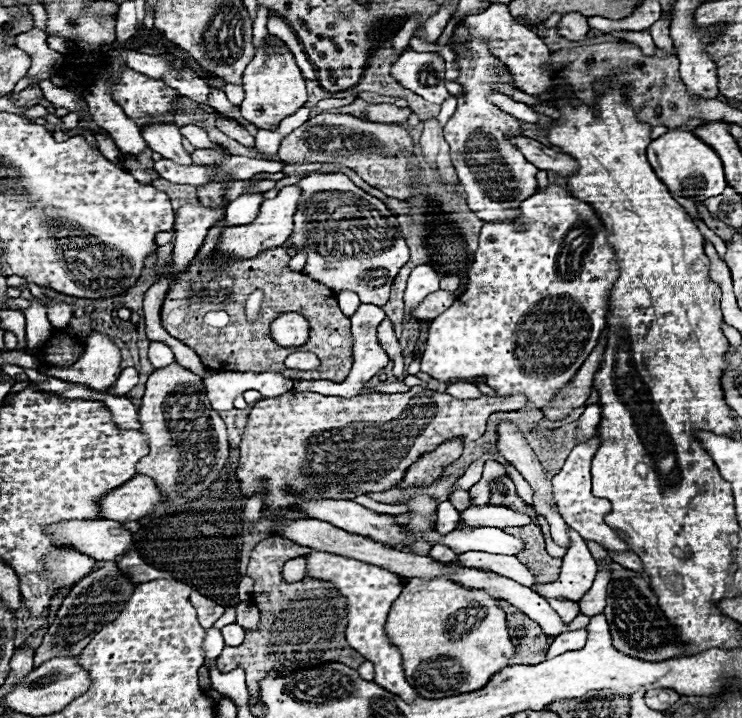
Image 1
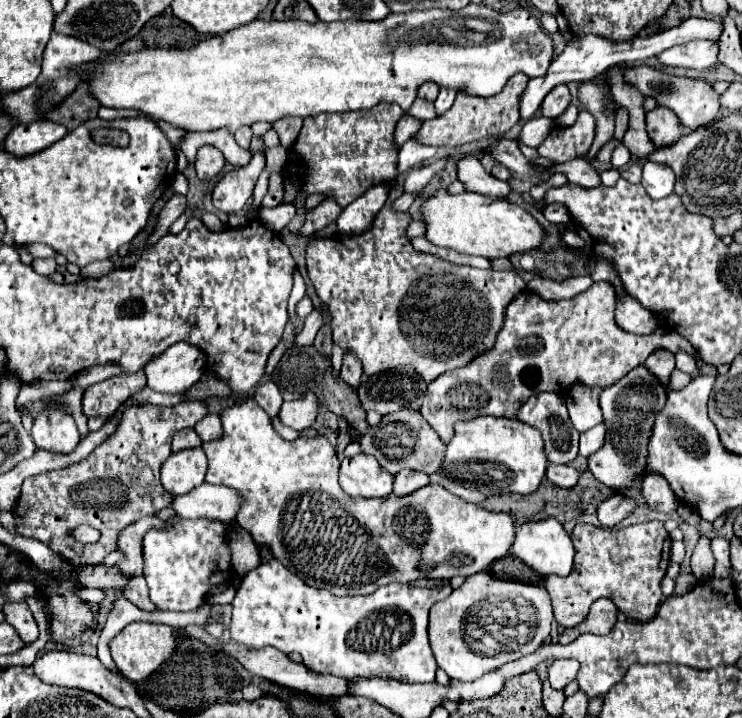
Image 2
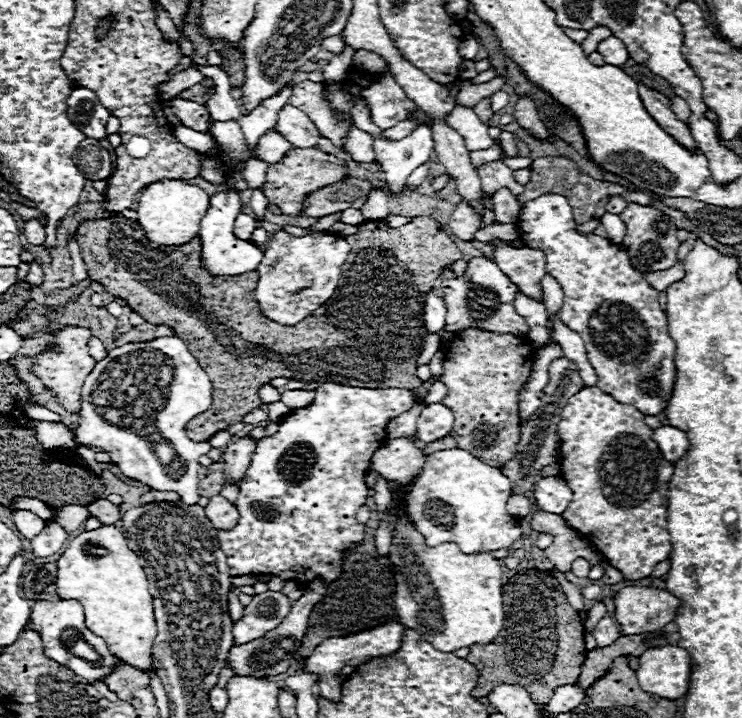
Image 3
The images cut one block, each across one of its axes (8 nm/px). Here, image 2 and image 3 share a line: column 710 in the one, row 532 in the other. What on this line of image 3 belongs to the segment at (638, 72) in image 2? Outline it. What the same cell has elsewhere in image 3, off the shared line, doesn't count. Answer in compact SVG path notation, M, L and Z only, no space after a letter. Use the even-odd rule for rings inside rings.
M100 526L76 536L62 552L58 564L56 592L62 600L80 600L86 624L102 636L112 654L140 670L150 670L150 650L156 638L152 596L138 556L128 548L124 534L116 526Z

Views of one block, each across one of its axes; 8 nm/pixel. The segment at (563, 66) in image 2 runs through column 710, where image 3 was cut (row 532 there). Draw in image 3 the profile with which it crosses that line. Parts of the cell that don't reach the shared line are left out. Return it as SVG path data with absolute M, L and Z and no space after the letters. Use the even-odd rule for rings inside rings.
M12 510L12 522L16 524L18 532L28 540L32 540L44 528L44 520L30 510Z

